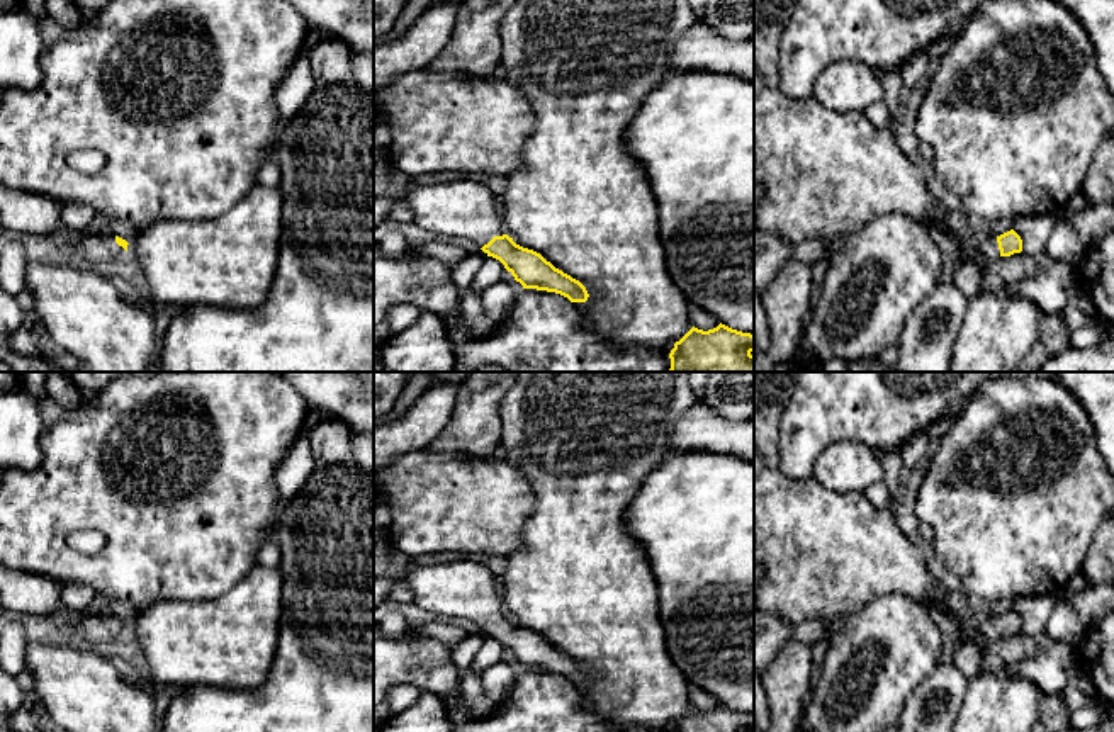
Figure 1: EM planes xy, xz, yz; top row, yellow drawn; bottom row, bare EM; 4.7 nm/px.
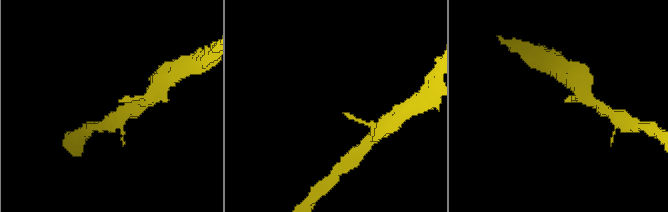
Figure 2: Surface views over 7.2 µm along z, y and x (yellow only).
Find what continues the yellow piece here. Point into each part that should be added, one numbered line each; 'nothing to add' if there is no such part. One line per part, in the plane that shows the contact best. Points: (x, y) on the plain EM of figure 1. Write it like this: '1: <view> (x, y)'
1: xz (464, 590)

